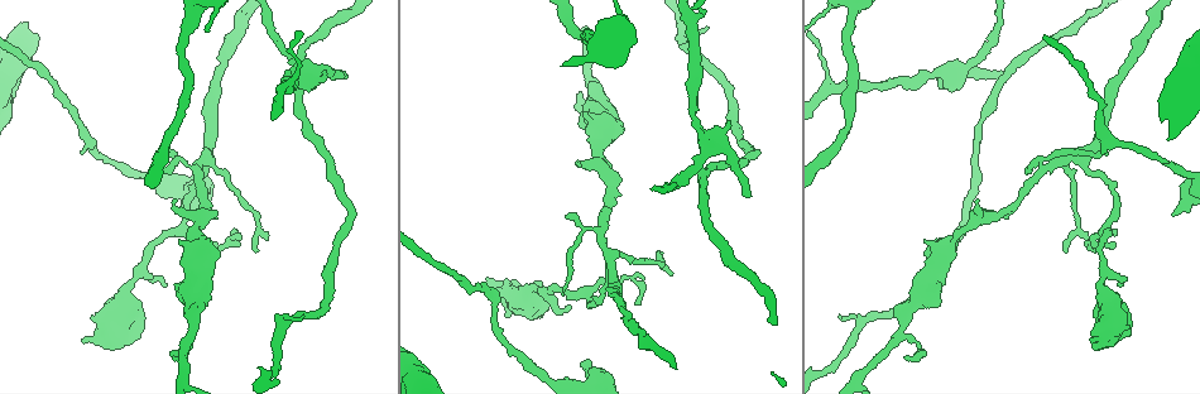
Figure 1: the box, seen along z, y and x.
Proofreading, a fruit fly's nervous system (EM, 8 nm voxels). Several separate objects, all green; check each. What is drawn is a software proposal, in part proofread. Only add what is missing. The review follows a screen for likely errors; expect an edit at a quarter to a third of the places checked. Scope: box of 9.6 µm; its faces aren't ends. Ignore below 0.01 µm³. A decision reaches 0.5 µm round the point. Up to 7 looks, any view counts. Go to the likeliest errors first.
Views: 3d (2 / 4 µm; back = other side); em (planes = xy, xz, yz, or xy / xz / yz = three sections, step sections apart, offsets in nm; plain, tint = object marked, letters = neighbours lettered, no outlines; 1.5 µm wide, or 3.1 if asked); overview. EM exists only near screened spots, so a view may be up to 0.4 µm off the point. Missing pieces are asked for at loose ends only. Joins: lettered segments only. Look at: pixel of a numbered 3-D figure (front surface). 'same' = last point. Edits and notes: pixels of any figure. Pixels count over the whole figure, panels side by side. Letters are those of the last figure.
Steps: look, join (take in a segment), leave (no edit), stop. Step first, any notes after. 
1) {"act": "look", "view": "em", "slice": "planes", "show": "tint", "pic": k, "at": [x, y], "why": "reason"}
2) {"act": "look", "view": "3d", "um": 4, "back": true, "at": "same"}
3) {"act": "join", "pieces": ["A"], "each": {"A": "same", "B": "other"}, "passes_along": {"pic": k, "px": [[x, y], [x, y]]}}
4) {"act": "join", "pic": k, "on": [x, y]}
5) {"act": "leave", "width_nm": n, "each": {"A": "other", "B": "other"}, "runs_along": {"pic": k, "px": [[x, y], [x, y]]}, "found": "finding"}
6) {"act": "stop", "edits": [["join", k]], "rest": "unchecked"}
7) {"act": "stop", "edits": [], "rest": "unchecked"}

{"act": "look", "view": "3d", "um": 2, "pic": 1, "at": [345, 79], "why": "an open end"}

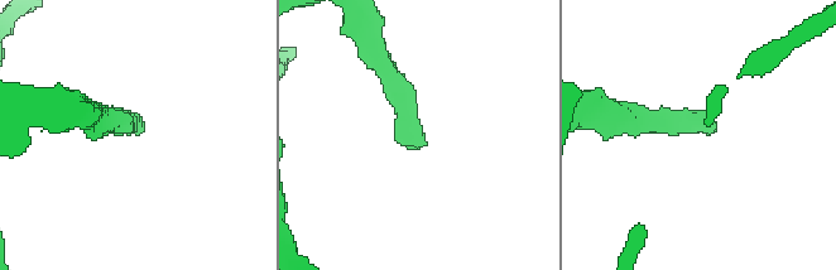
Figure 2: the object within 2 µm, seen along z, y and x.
{"act": "look", "view": "em", "slice": "yz", "step": 8, "show": "letters", "pic": 2, "at": [419, 146]}

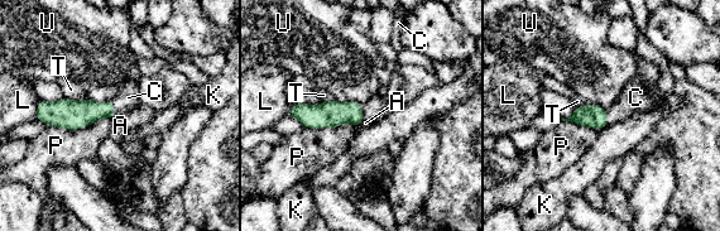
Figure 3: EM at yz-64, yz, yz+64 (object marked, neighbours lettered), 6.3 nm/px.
{"act": "look", "view": "em", "slice": "planes", "show": "letters", "at": "same", "why": "another direction"}

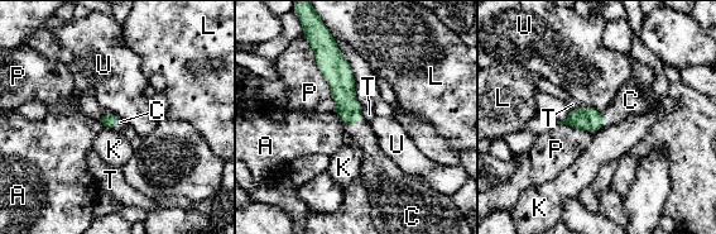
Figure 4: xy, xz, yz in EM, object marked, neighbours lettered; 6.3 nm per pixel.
{"act": "join", "pieces": ["C"], "width_nm": 100, "each": {"A": "other", "C": "same", "K": "other", "L": "other", "P": "other", "T": "other", "U": "other"}, "found": "the neuron continues"}

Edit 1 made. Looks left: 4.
{"act": "look", "view": "3d", "um": 2, "pic": 1, "at": [1175, 212], "why": "branch stops here"}

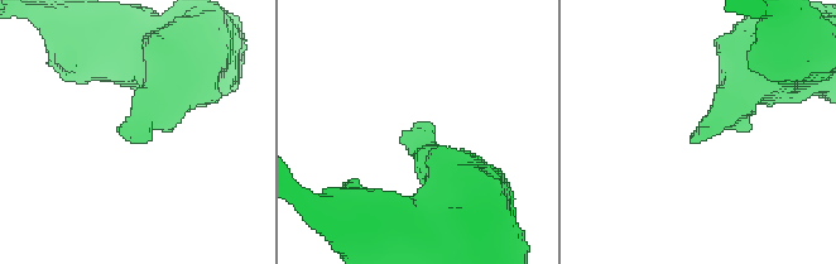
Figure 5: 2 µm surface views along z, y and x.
{"act": "look", "view": "em", "slice": "yz", "step": 4, "show": "letters", "pic": 5, "at": [133, 136], "why": "now the EM"}

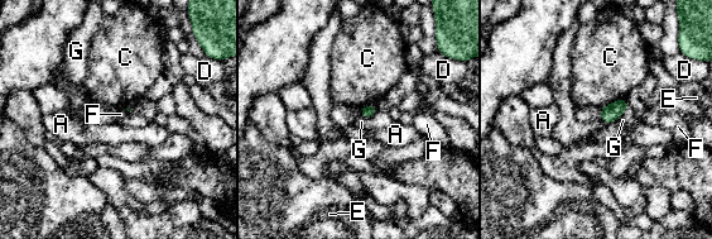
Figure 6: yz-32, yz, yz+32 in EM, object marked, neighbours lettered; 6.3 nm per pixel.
{"act": "leave", "longest_contact_nm": ["C", 190], "each": {"A": "other", "C": "other", "D": "other", "E": "other", "F": "other", "G": "other"}, "border": {"pic": 6, "px": [[378, 111], [367, 118], [359, 115]]}, "found": "no lettered segment goes on from it"}

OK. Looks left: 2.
{"act": "look", "view": "em", "slice": "planes", "show": "plain", "pic": 1, "at": [326, 73]}

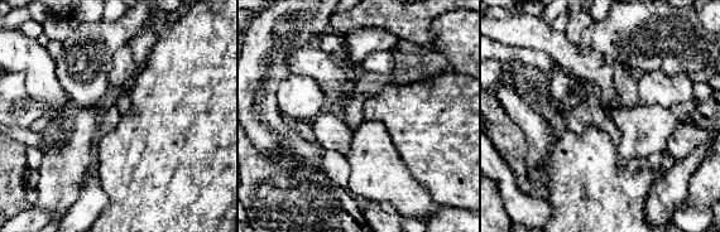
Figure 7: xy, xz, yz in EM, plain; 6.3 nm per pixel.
{"act": "look", "view": "em", "slice": "planes", "show": "letters", "at": "same", "why": "see the neighbours"}

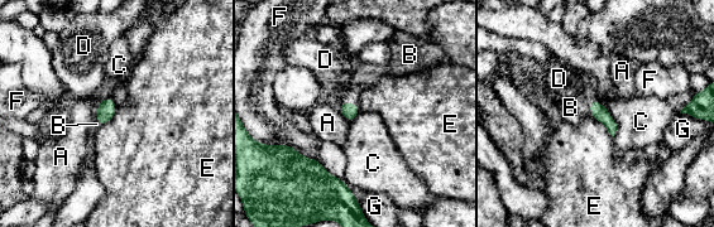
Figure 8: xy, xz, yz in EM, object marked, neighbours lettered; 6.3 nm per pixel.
{"act": "join", "pieces": ["B"], "longest_contact_nm": ["F", 300], "each": {"A": "other", "B": "same", "C": "other", "D": "other", "E": "other", "F": "other", "G": "other"}, "passes_along": {"pic": 8, "px": [[349, 111], [344, 102], [368, 75]]}, "found": "the neuron continues"}

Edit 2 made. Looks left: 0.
{"act": "stop", "edits": [["join", 4], ["join", 8]], "rest": "unchecked"}

